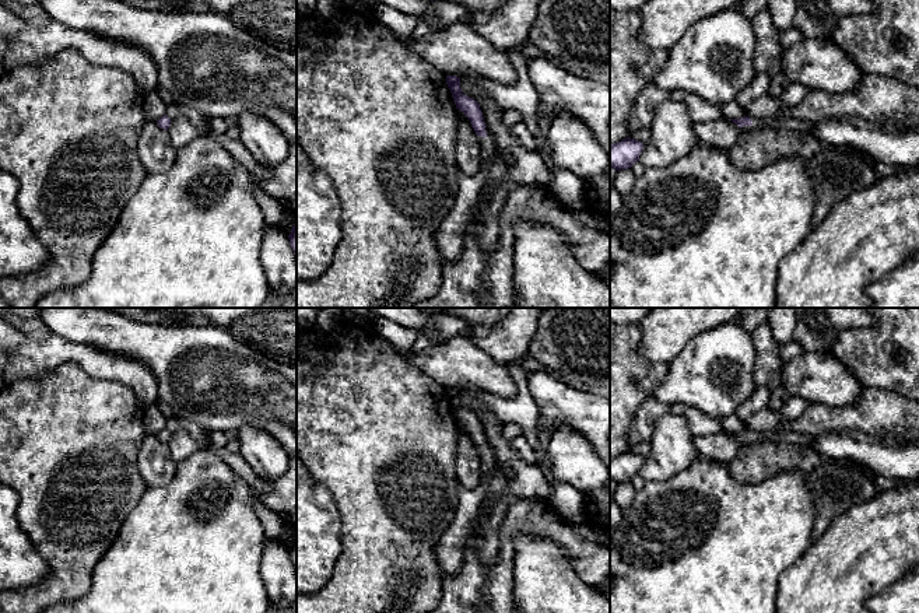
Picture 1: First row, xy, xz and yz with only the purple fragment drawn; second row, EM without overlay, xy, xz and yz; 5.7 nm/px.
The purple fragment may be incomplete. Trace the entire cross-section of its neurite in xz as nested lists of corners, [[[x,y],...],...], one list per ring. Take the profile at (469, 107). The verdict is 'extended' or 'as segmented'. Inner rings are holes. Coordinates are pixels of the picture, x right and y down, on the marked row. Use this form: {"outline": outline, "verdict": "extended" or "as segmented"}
{"outline": [[[446,76],[446,84],[452,92],[456,109],[460,109],[469,118],[478,137],[483,158],[481,169],[474,176],[467,176],[457,169],[459,192],[455,206],[446,214],[435,234],[435,244],[443,259],[455,262],[463,252],[467,224],[481,197],[487,179],[488,161],[497,153],[497,146],[485,126],[478,102],[462,92],[460,77]]], "verdict": "extended"}

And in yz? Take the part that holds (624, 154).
{"outline": [[[631,137],[610,144],[610,167],[615,171],[631,168],[636,161],[639,161],[642,148],[643,144]]], "verdict": "as segmented"}

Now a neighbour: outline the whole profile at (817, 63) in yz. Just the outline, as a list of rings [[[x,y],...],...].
[[[804,39],[782,49],[781,69],[790,83],[828,92],[853,91],[864,76],[832,39]]]

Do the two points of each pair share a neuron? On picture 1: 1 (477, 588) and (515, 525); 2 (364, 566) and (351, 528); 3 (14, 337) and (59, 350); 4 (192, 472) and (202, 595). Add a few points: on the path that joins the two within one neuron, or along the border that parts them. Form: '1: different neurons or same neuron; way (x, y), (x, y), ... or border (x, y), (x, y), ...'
1: same neuron; way (493, 573), (505, 560), (507, 540)
2: same neuron; way (364, 556), (364, 540), (361, 538)
3: different neurons; border (27, 337), (14, 353)
4: same neuron; way (178, 503), (179, 512), (185, 518), (185, 564)

